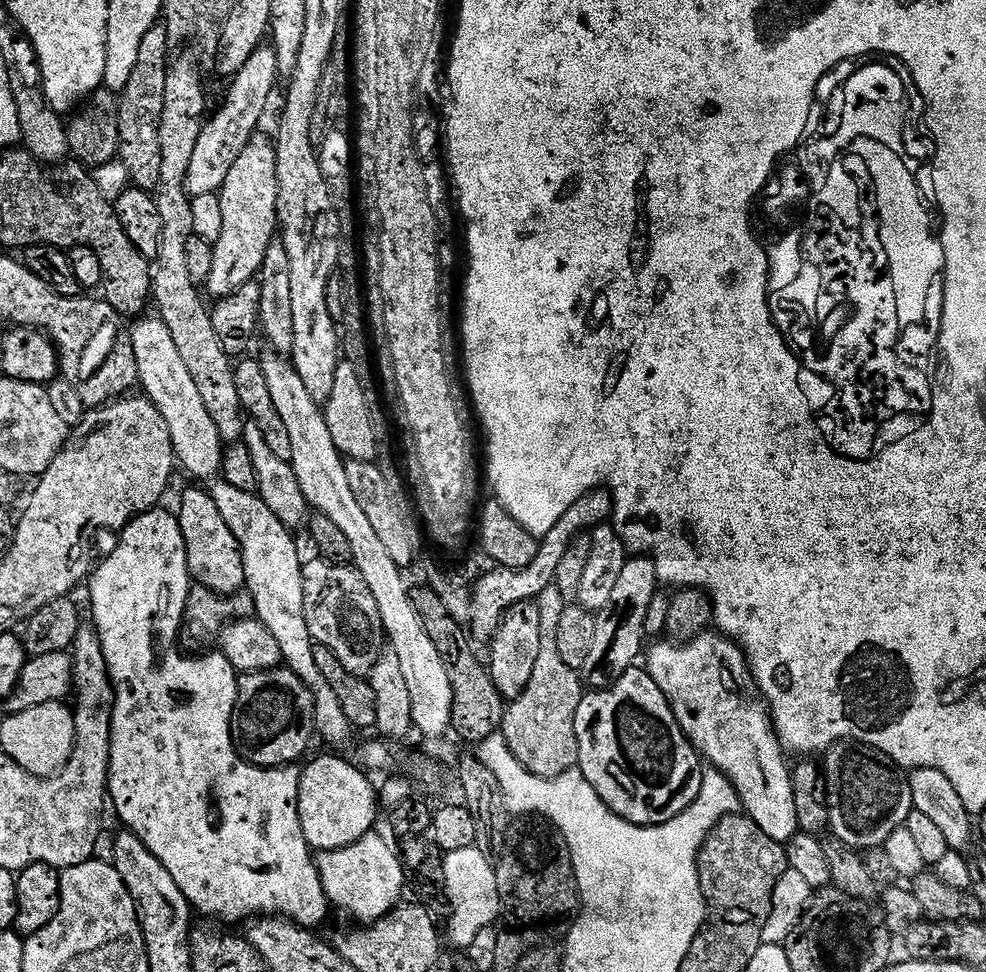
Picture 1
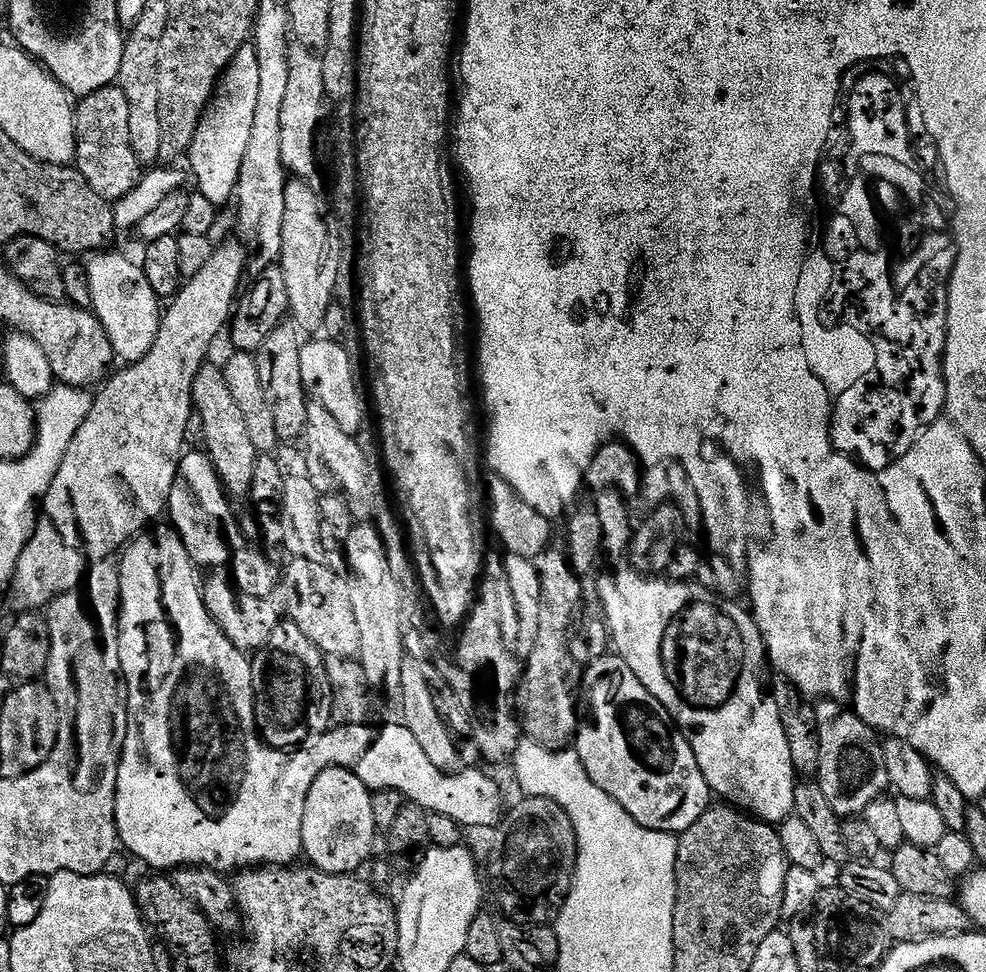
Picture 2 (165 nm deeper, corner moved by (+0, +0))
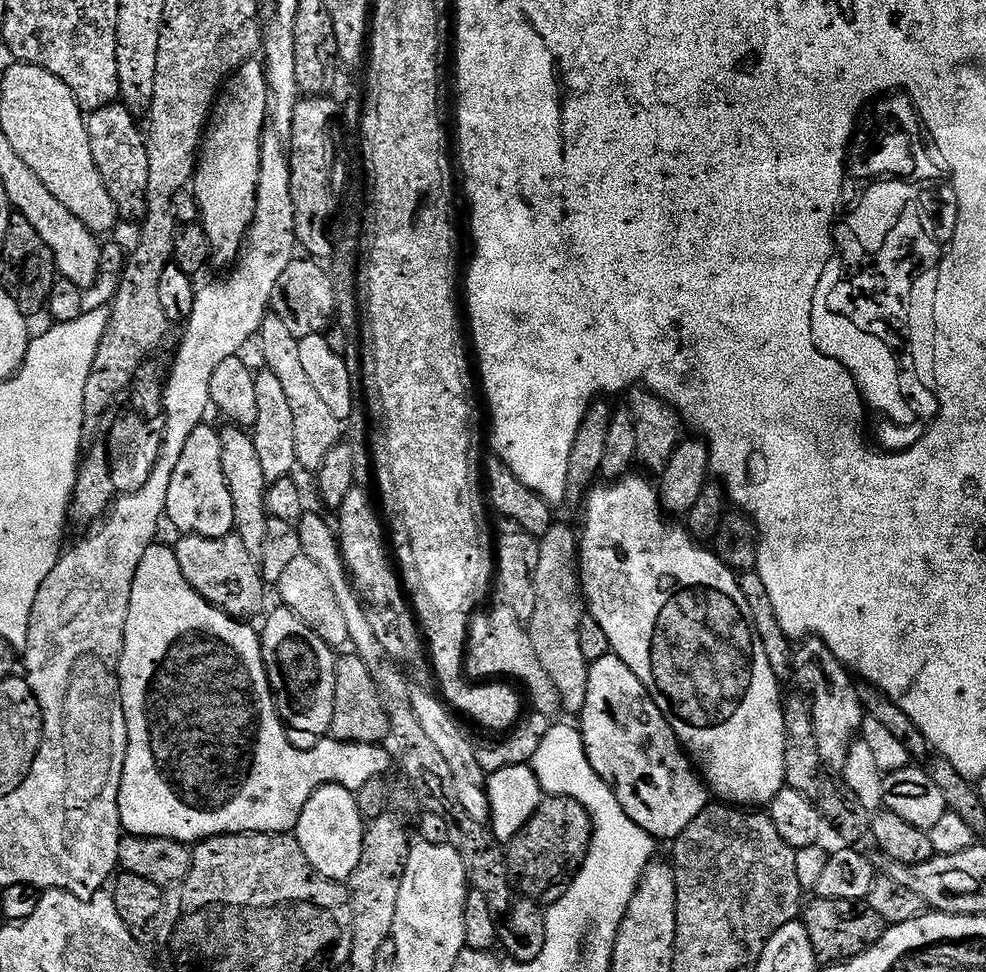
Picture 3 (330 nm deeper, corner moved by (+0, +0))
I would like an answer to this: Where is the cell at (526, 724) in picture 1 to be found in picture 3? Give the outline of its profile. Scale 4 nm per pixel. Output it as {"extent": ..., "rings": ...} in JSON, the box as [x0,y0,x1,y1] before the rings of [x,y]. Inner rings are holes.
{"extent":[526,522,590,714],"rings":[[[554,522],[544,536],[539,537],[538,570],[534,574],[534,618],[526,622],[530,642],[534,642],[534,654],[538,654],[538,662],[550,674],[554,686],[560,695],[560,707],[565,713],[579,714],[586,706],[586,686],[588,685],[588,670],[590,661],[582,654],[582,645],[578,642],[578,626],[586,614],[586,601],[580,583],[580,545],[577,529],[567,528],[560,522]]]}

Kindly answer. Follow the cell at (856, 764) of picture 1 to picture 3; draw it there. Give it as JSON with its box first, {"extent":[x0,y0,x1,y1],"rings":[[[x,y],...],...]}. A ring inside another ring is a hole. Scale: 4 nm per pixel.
{"extent":[792,638,866,774],"rings":[[[805,638],[792,653],[794,684],[808,698],[814,718],[814,734],[818,737],[818,754],[822,754],[825,769],[832,774],[843,773],[854,737],[863,729],[866,713],[859,700],[859,687],[853,673],[824,642]]]}

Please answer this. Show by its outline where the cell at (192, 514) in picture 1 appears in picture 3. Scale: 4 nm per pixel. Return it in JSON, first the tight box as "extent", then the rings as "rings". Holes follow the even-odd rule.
{"extent":[166,422,234,538],"rings":[[[205,422],[198,426],[198,430],[194,430],[194,434],[190,434],[190,439],[186,442],[186,447],[182,450],[182,458],[178,462],[178,467],[174,469],[174,475],[170,478],[170,490],[166,493],[166,520],[167,523],[172,523],[174,527],[177,528],[177,533],[187,534],[189,536],[205,536],[206,538],[222,538],[223,536],[233,535],[234,532],[234,498],[230,498],[230,486],[226,486],[226,474],[222,474],[222,442],[220,441],[220,433],[214,427],[213,429],[210,426],[211,423]]]}

